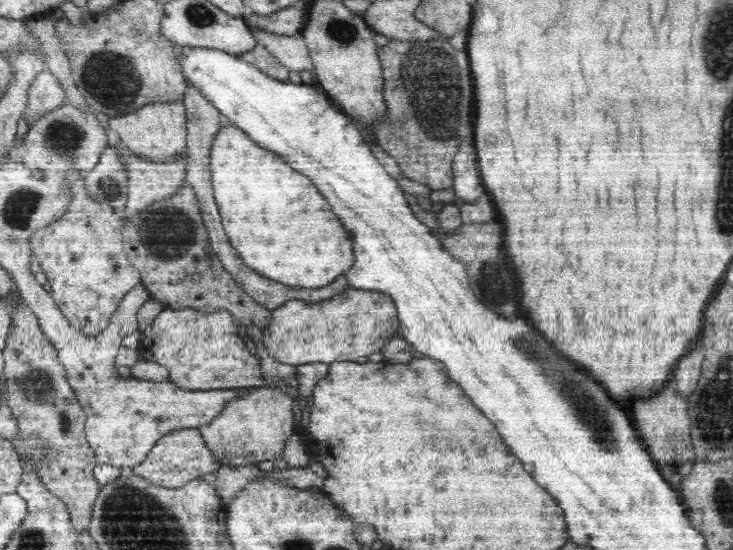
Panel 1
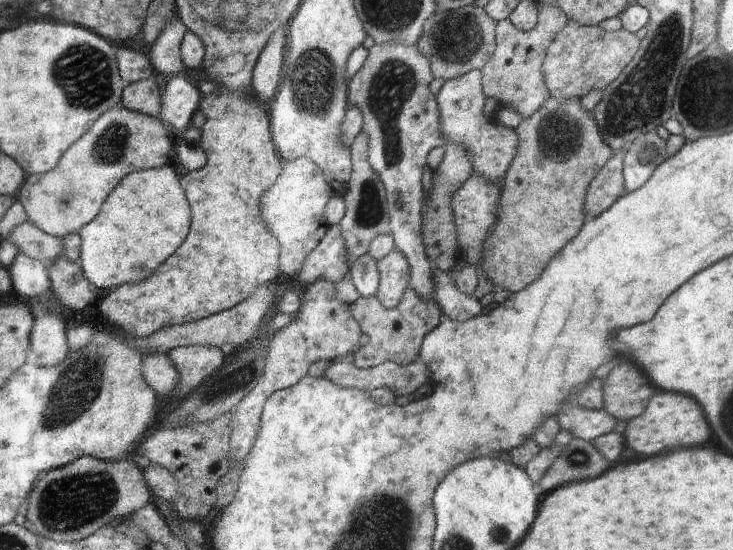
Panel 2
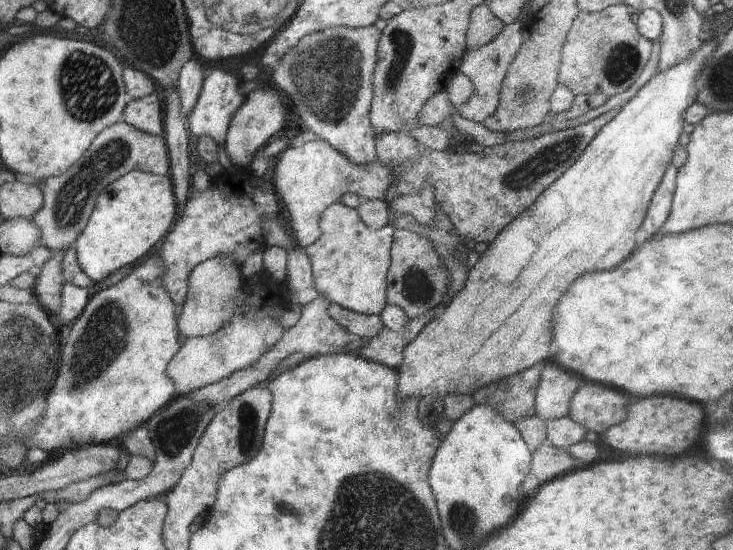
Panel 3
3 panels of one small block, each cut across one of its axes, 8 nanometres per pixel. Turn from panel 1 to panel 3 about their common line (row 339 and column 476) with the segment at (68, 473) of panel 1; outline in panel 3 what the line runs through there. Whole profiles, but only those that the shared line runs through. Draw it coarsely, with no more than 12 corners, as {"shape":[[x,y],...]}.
{"shape":[[486,2],[471,13],[467,50],[486,46],[504,28]]}

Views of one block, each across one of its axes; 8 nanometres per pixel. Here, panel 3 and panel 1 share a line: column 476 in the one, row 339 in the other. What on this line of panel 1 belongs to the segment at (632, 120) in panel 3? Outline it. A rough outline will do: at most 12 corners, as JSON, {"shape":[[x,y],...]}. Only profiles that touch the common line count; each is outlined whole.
{"shape":[[350,288],[271,311],[282,364],[355,361],[398,332],[389,294]]}

